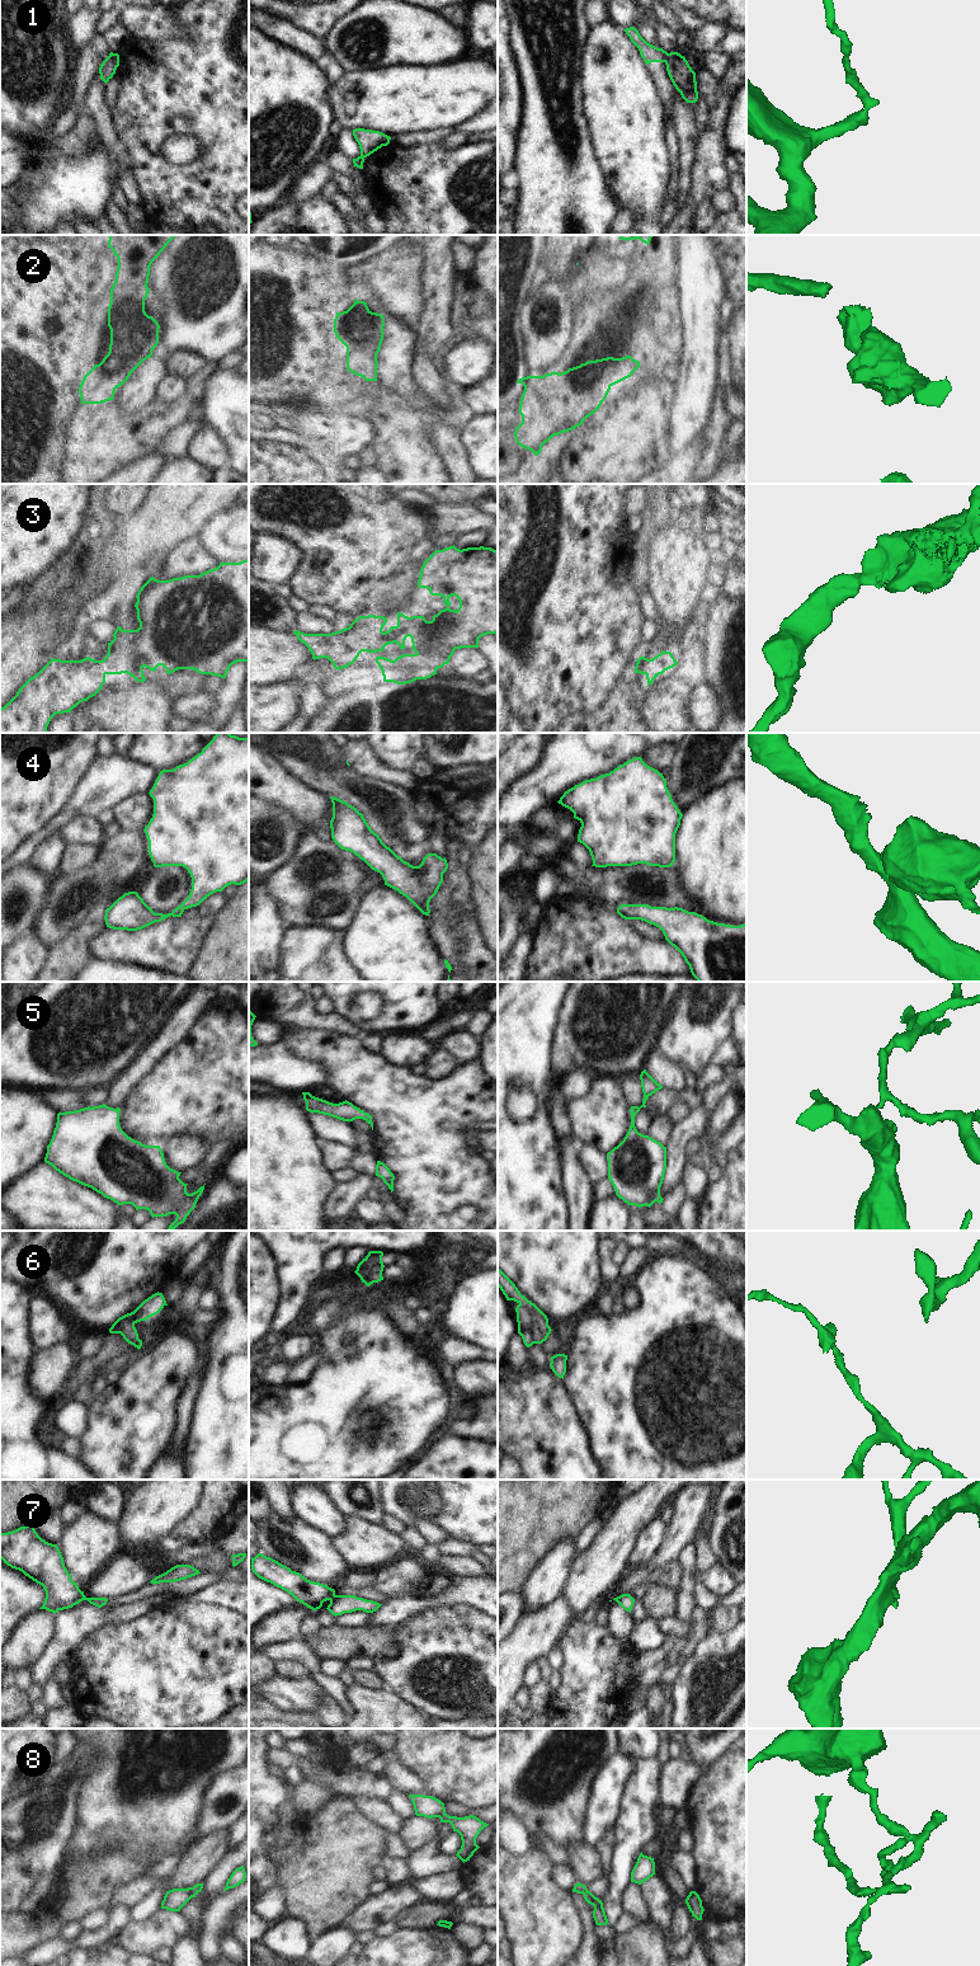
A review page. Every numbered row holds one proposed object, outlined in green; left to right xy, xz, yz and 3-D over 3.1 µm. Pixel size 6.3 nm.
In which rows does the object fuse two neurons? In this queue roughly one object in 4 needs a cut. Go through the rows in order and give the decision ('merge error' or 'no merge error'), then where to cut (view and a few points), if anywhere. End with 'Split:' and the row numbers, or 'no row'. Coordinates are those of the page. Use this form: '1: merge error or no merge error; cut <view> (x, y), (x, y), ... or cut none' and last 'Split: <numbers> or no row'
1: merge error; cut yz (668, 53), (665, 62)
2: no merge error; cut none
3: no merge error; cut none
4: no merge error; cut none
5: no merge error; cut none
6: no merge error; cut none
7: merge error; cut xz (335, 1595), (330, 1600)
8: merge error; cut xz (438, 1816), (450, 1816)
Split: 1, 7, 8

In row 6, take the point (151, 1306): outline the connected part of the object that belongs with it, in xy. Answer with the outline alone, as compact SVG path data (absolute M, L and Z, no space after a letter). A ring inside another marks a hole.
M155 1293L145 1299L133 1312L119 1317L109 1328L110 1334L121 1334L123 1339L137 1347L142 1346L142 1340L138 1339L135 1325L141 1321L147 1321L150 1317L157 1314L166 1304L162 1293Z

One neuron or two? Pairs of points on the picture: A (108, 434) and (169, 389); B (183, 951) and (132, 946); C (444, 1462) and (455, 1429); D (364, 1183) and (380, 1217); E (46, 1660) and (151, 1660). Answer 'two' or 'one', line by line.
A: two
B: one
C: two
D: two
E: two

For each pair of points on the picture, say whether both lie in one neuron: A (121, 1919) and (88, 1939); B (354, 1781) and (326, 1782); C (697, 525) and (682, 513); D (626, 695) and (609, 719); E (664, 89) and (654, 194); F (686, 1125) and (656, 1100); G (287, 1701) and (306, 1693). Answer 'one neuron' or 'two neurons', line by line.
A: one neuron
B: two neurons
C: one neuron
D: one neuron
E: two neurons
F: two neurons
G: one neuron

